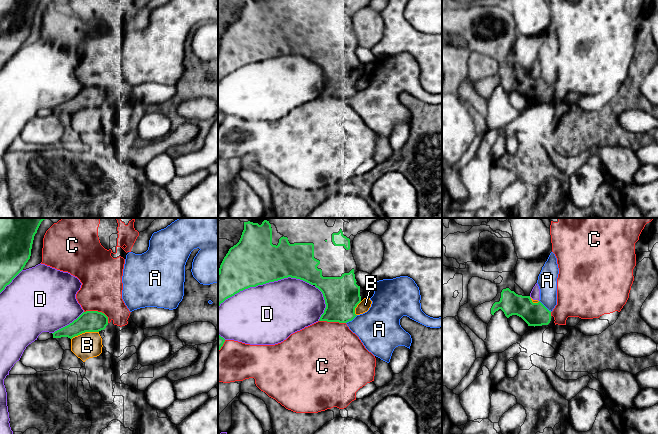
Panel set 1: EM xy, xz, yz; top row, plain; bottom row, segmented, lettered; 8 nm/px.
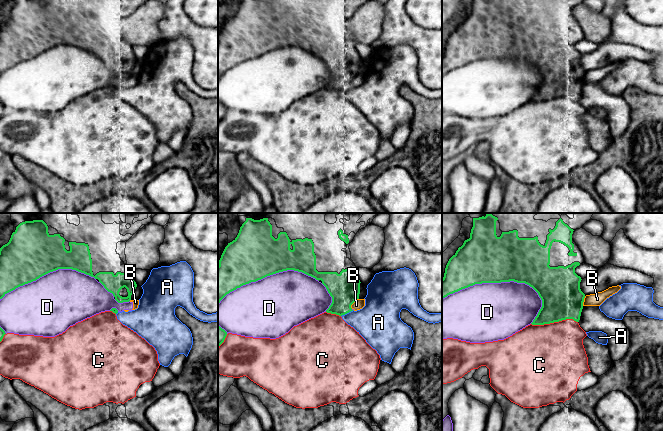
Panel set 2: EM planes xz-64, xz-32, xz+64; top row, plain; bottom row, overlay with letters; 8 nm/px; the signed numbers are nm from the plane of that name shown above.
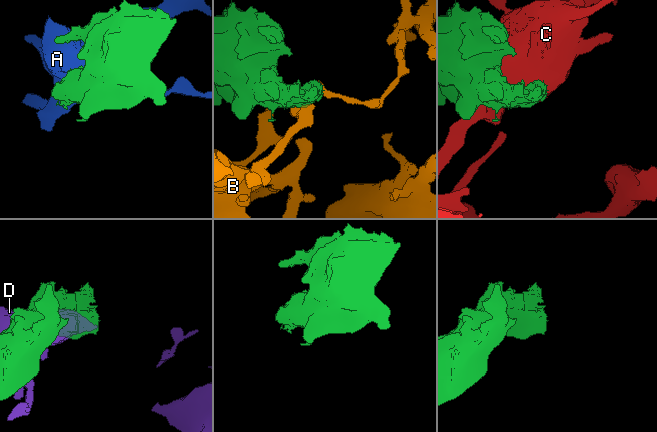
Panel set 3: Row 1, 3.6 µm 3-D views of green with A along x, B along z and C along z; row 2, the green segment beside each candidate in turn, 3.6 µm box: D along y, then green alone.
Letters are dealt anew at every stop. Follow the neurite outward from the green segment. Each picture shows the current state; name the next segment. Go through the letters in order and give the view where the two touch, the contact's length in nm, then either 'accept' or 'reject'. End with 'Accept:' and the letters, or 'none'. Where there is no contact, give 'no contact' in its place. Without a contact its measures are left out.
A: meets green in yz; contact 140 nm long; reject
B: meets green in xy; contact 240 nm long; reject
C: meets green in xy; contact 220 nm long; reject
D: meets green in xz; contact 800 nm long; reject
Accept: none

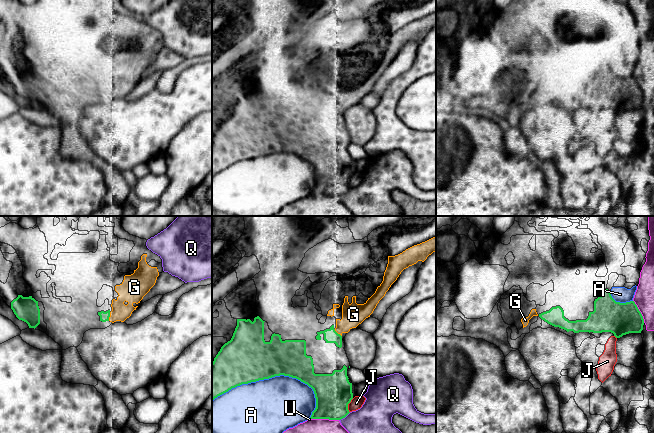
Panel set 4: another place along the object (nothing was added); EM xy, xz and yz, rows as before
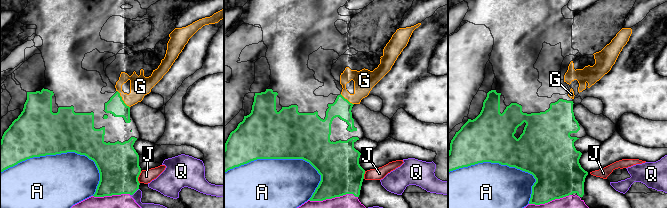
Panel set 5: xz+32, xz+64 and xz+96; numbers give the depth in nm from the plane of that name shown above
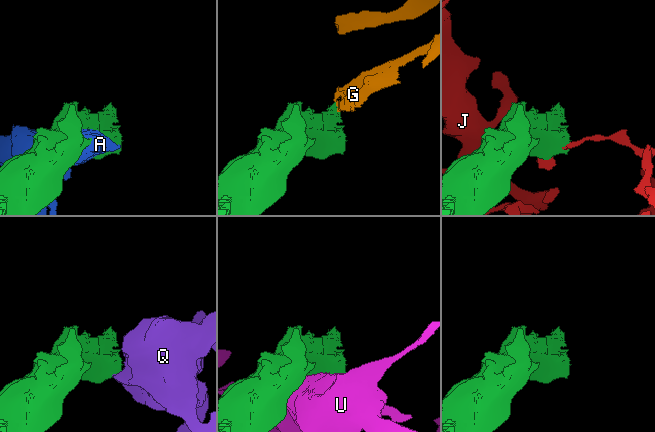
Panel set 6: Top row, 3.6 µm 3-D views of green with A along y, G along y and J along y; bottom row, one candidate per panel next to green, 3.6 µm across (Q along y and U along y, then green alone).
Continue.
A: meets green in xz; contact 850 nm long; reject
G: meets green in xy; contact 70 nm long; accept
J: meets green in xz; contact 120 nm long; reject
Q: meets green in xz; contact 120 nm long; reject
U: meets green in xz; contact 240 nm long; reject
Accept: G

